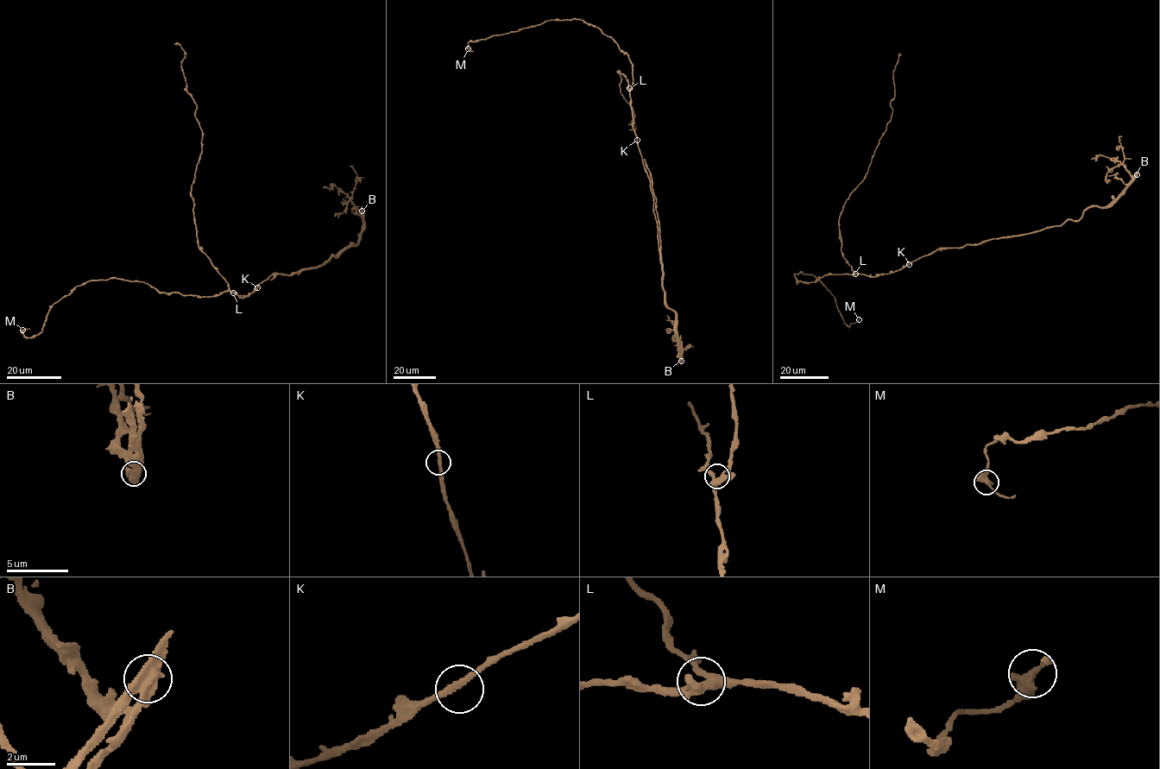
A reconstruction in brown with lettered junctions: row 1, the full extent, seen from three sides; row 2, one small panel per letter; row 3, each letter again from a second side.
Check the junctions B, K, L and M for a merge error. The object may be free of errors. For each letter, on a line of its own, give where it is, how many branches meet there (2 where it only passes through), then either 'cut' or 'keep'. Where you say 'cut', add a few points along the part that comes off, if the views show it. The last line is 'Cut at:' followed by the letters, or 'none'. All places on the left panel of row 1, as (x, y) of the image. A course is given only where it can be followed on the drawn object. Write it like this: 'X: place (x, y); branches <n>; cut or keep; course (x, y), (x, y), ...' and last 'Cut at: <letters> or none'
B: place (362, 211); branches 2; cut; course (362, 211), (364, 225), (356, 245), (351, 243), (316, 267), (278, 274), (270, 280)
K: place (257, 287); branches 2; keep
L: place (233, 293); branches 3; keep
M: place (22, 330); branches 2; keep
Cut at: B

